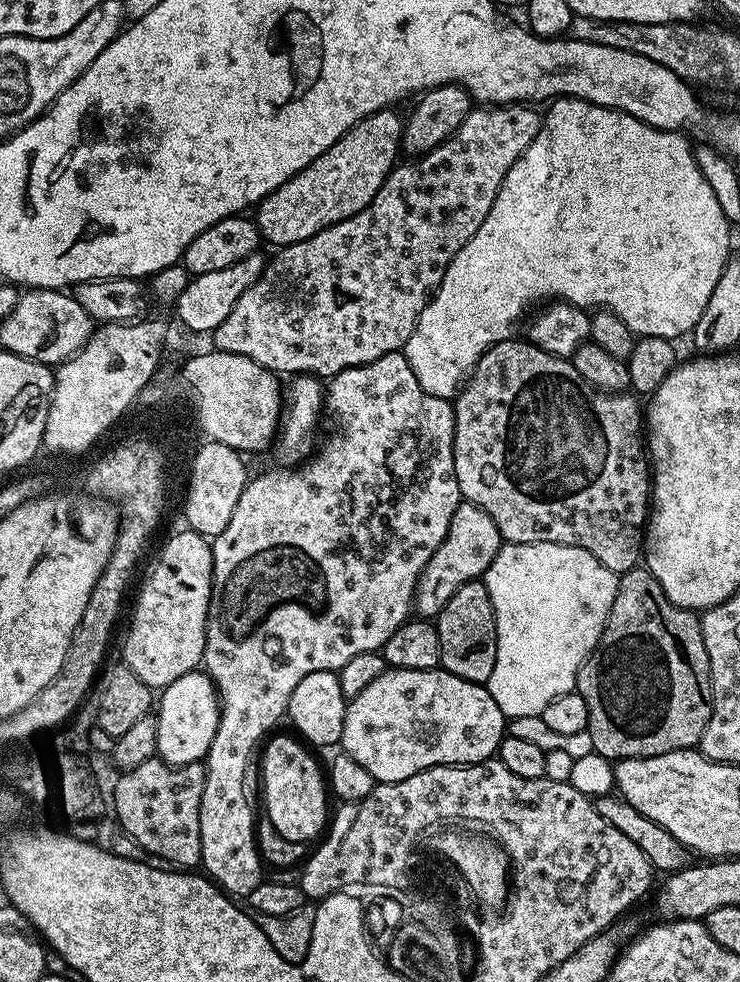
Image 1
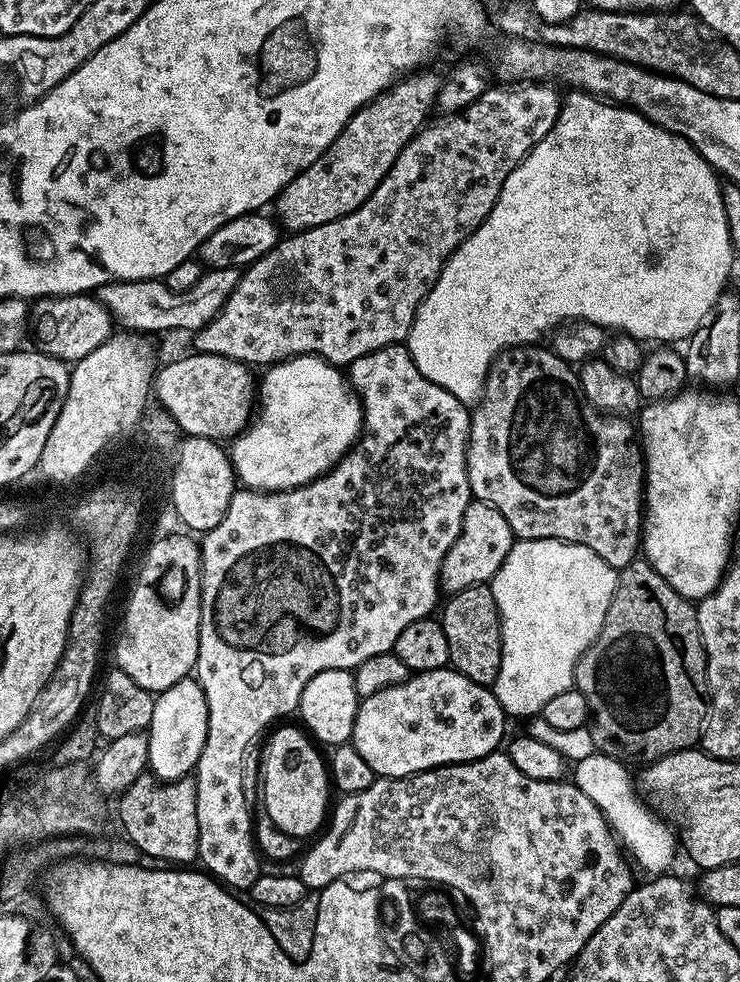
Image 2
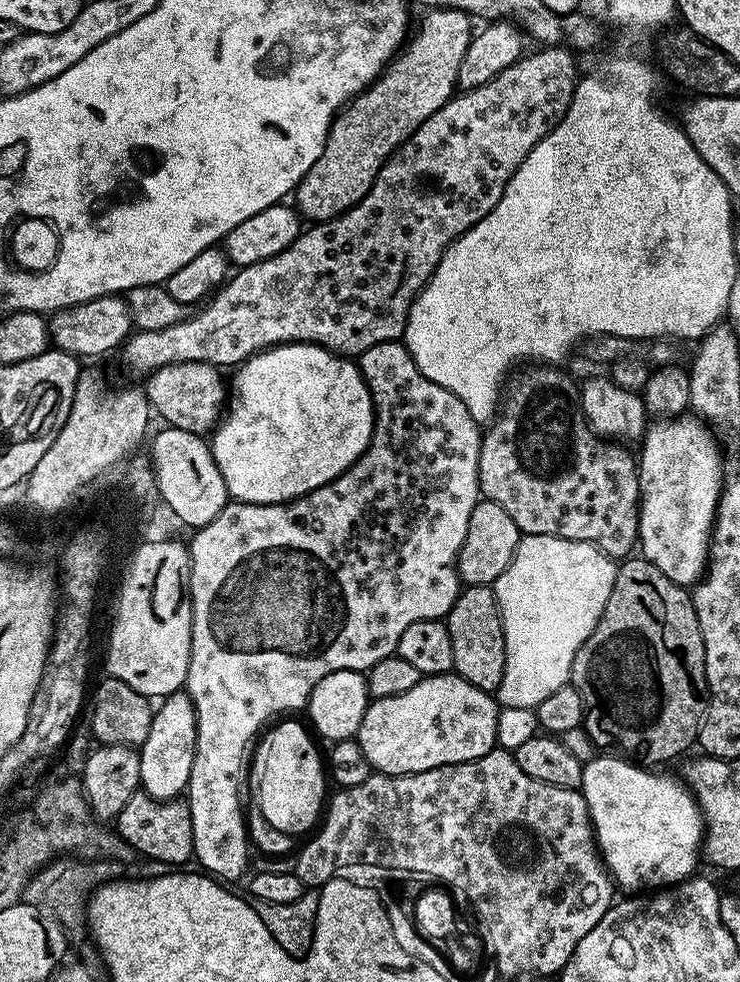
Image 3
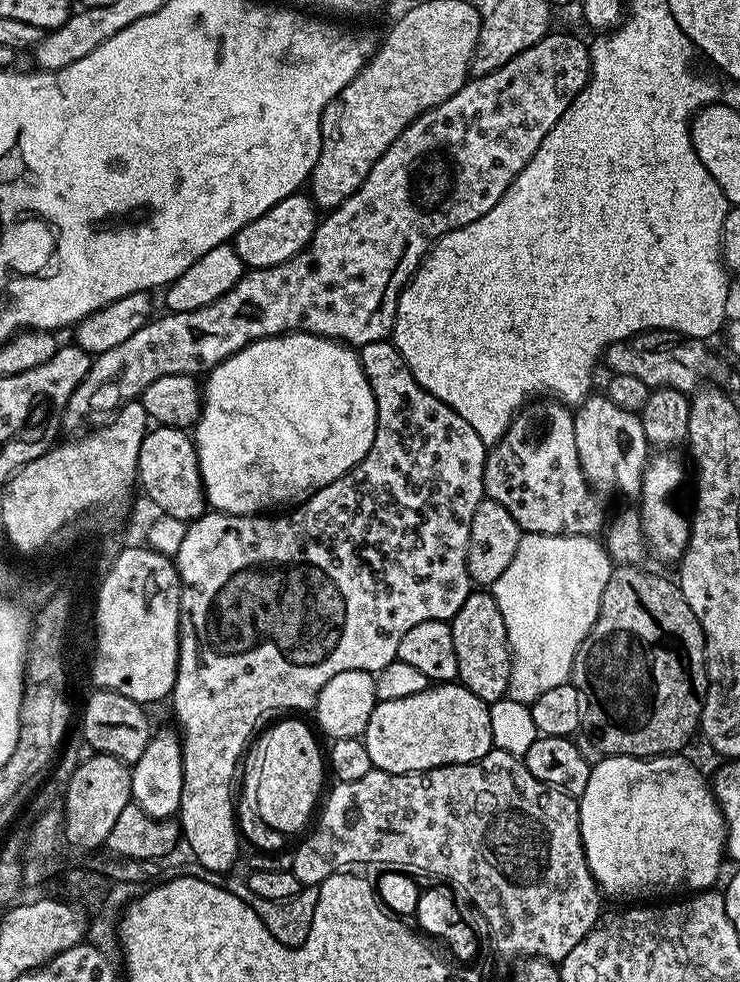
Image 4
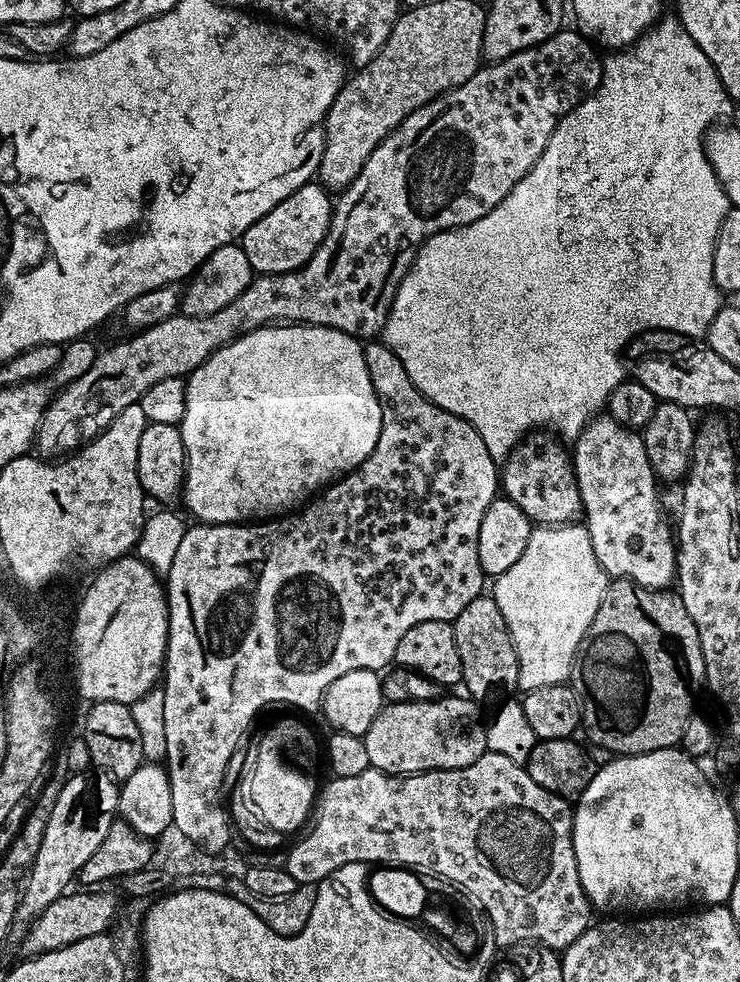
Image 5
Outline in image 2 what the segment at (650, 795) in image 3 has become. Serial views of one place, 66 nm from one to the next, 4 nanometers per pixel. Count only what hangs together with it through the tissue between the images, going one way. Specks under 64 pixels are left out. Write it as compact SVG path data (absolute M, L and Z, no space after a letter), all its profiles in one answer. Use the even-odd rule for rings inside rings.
M591 752L586 758L575 761L576 776L574 782L598 806L598 810L608 820L608 825L616 833L623 851L630 857L631 863L637 869L649 872L649 877L655 878L667 873L668 868L676 860L678 852L678 836L673 825L665 817L657 814L642 799L629 765L613 756L605 756L603 752Z

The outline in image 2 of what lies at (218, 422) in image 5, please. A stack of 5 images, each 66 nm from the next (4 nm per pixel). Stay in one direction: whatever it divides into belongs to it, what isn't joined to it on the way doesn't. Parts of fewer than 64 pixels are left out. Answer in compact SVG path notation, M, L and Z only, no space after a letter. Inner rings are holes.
M291 356L289 360L282 360L271 365L265 372L268 373L262 378L259 377L258 380L258 407L255 409L254 419L239 436L231 441L230 459L237 481L245 489L253 492L285 492L308 484L319 476L325 476L355 446L364 427L364 412L360 408L360 398L352 391L352 385L348 383L345 373L337 365L326 363L320 356Z

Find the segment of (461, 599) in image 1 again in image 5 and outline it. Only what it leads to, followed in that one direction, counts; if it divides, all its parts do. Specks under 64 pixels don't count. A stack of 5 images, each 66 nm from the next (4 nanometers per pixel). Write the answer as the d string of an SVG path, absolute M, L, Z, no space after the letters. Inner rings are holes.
M482 594L474 598L474 602L470 602L451 625L454 642L458 642L458 658L462 658L463 691L484 706L496 706L507 701L511 697L508 695L520 688L518 654L494 596Z

